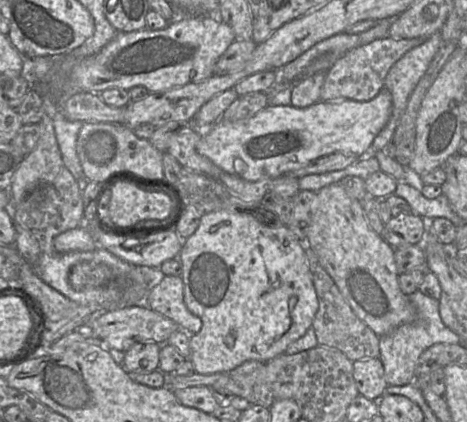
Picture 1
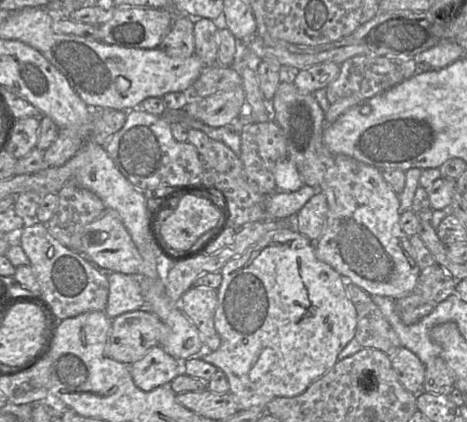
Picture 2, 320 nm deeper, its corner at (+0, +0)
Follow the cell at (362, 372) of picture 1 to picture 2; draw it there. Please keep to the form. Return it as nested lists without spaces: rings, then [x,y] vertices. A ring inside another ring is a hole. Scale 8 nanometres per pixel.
[[[401,346],[391,356],[392,367],[402,386],[412,394],[423,392],[426,366],[409,349]]]

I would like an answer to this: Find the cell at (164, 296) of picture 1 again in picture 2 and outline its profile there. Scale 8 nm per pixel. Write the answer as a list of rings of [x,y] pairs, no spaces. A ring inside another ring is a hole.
[[[193,286],[180,298],[179,307],[199,330],[206,351],[216,351],[221,339],[214,326],[217,289]]]

